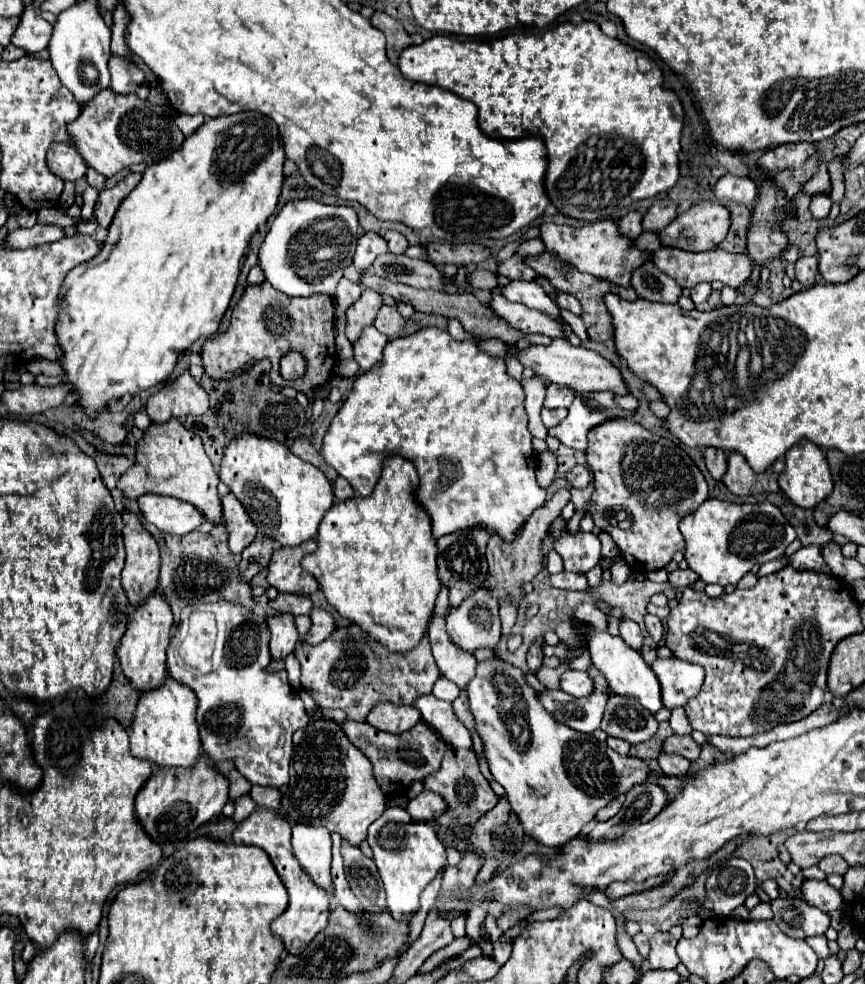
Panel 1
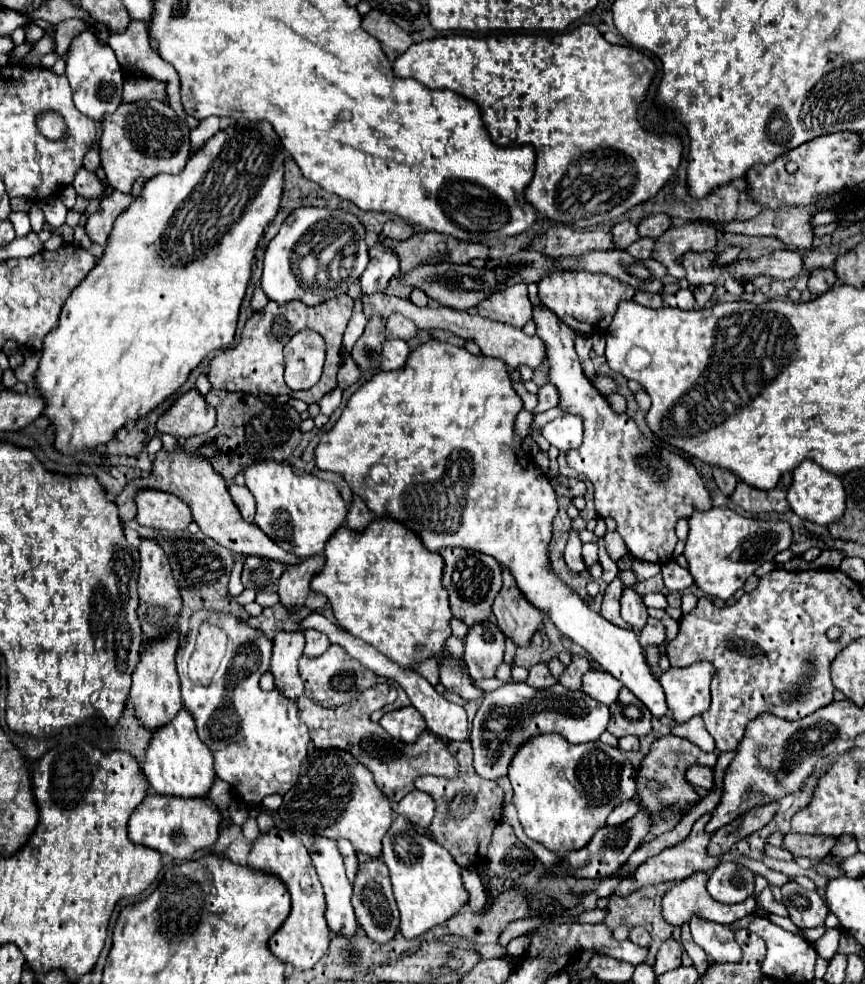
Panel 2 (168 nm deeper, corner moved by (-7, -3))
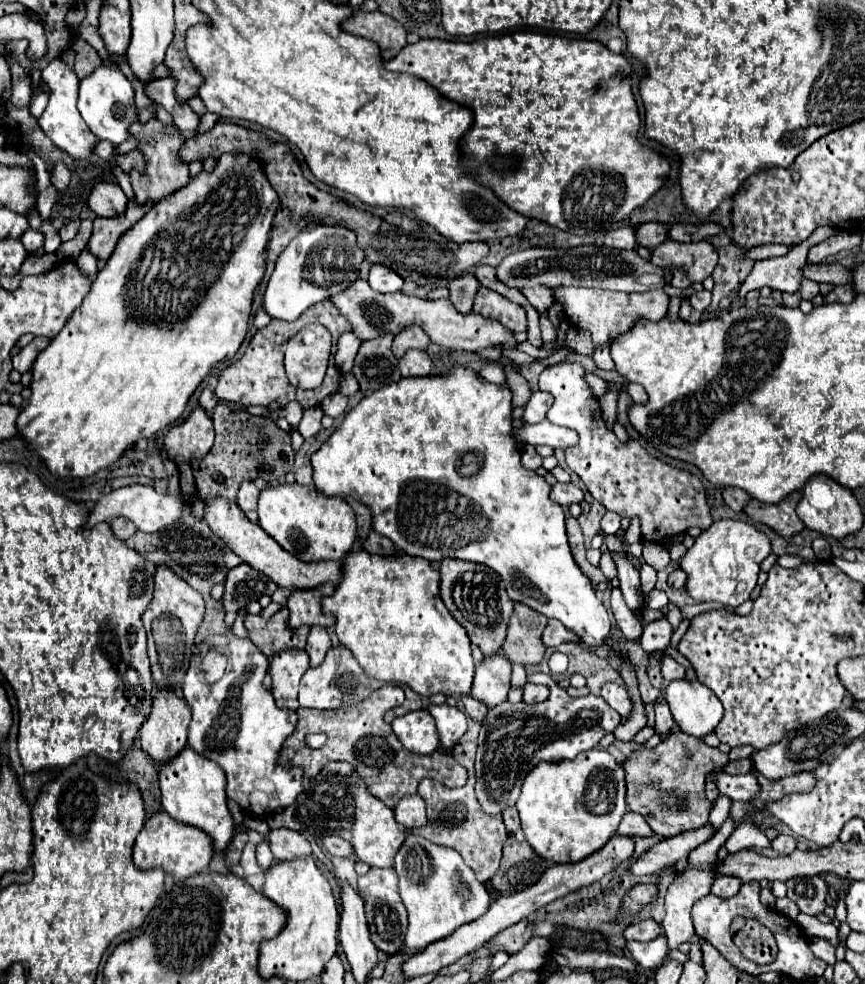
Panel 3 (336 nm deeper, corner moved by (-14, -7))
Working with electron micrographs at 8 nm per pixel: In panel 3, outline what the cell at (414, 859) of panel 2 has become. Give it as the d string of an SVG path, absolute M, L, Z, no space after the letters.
M407 833L395 857L395 871L399 875L399 893L409 913L409 929L405 945L411 951L423 949L425 945L451 935L457 927L481 917L491 899L483 883L477 881L473 869L465 865L455 849L435 845L421 835Z

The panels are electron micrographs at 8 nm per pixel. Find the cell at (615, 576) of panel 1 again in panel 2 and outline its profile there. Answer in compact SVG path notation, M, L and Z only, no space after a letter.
M618 577L608 585L608 589L604 593L604 599L602 599L602 611L600 611L600 615L604 619L608 619L610 623L622 627L622 629L632 629L632 625L624 623L622 617L620 617L620 595L622 595L624 587L626 585Z

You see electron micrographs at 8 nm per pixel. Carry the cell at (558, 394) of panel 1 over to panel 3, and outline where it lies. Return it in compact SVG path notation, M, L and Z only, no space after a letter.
M533 391L527 407L525 407L525 413L523 413L523 421L525 423L539 423L547 417L547 411L551 409L553 405L553 397L549 397L549 393L545 391Z

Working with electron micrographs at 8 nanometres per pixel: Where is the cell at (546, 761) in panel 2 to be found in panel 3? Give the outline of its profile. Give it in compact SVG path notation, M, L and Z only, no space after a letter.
M591 749L579 753L573 761L543 761L533 767L521 787L521 797L517 799L517 811L529 845L541 857L553 863L577 863L597 849L601 849L611 835L617 833L617 825L627 811L627 785L625 769L615 761L615 757L605 749Z

